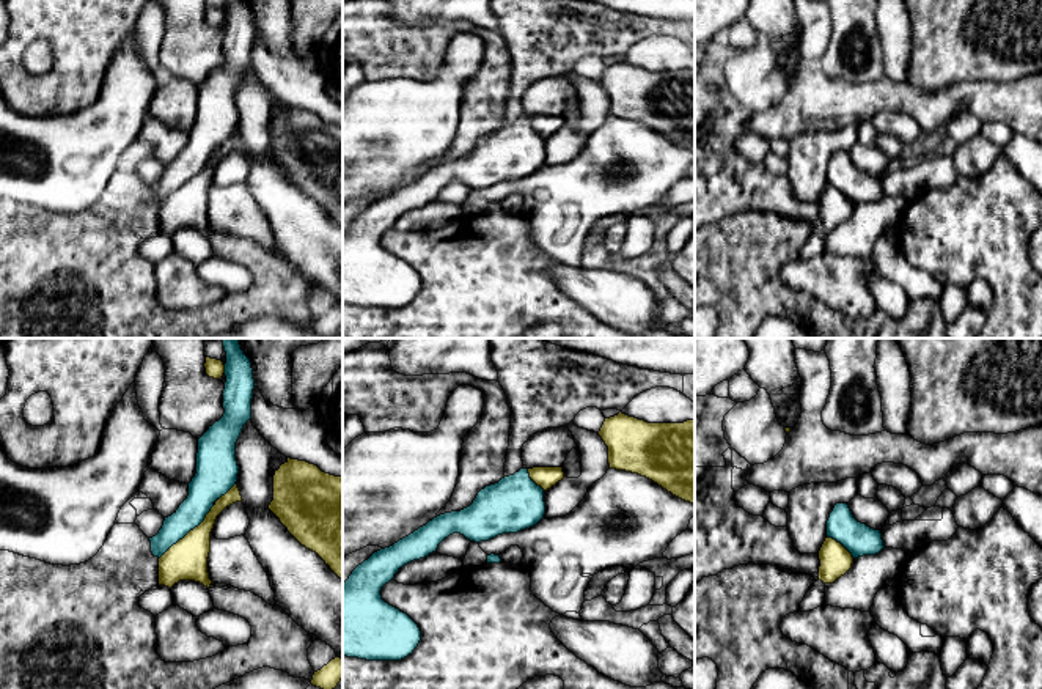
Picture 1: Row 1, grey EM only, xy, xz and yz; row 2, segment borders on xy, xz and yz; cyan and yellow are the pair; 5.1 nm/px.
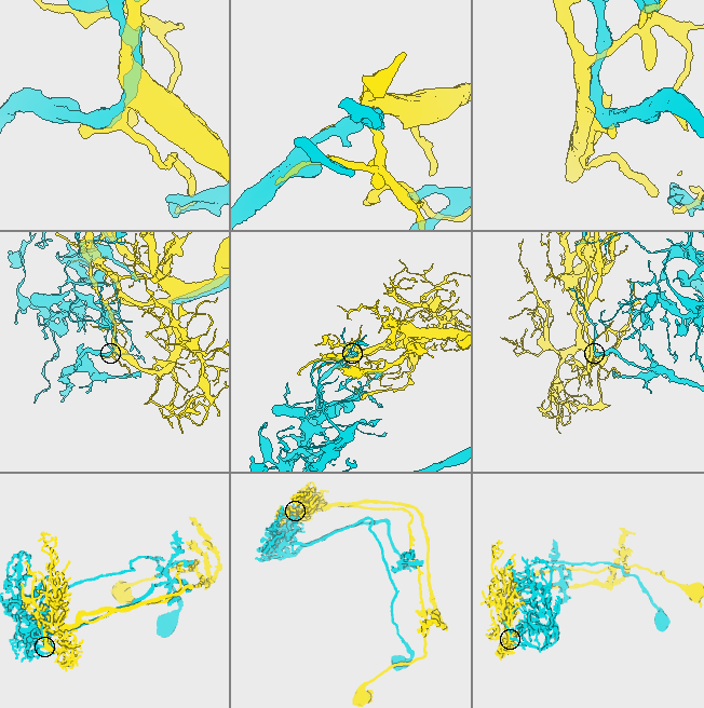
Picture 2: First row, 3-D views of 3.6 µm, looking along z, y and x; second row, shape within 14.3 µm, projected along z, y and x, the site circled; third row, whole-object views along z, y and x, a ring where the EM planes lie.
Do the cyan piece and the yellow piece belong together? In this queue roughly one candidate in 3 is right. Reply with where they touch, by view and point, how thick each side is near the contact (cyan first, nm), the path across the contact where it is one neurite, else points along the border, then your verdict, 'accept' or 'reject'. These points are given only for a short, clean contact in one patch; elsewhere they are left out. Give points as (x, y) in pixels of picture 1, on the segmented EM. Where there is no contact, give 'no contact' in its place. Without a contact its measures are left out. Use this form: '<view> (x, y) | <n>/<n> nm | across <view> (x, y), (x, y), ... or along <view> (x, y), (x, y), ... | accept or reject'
xy (187, 532) | 160/200 nm | reject

